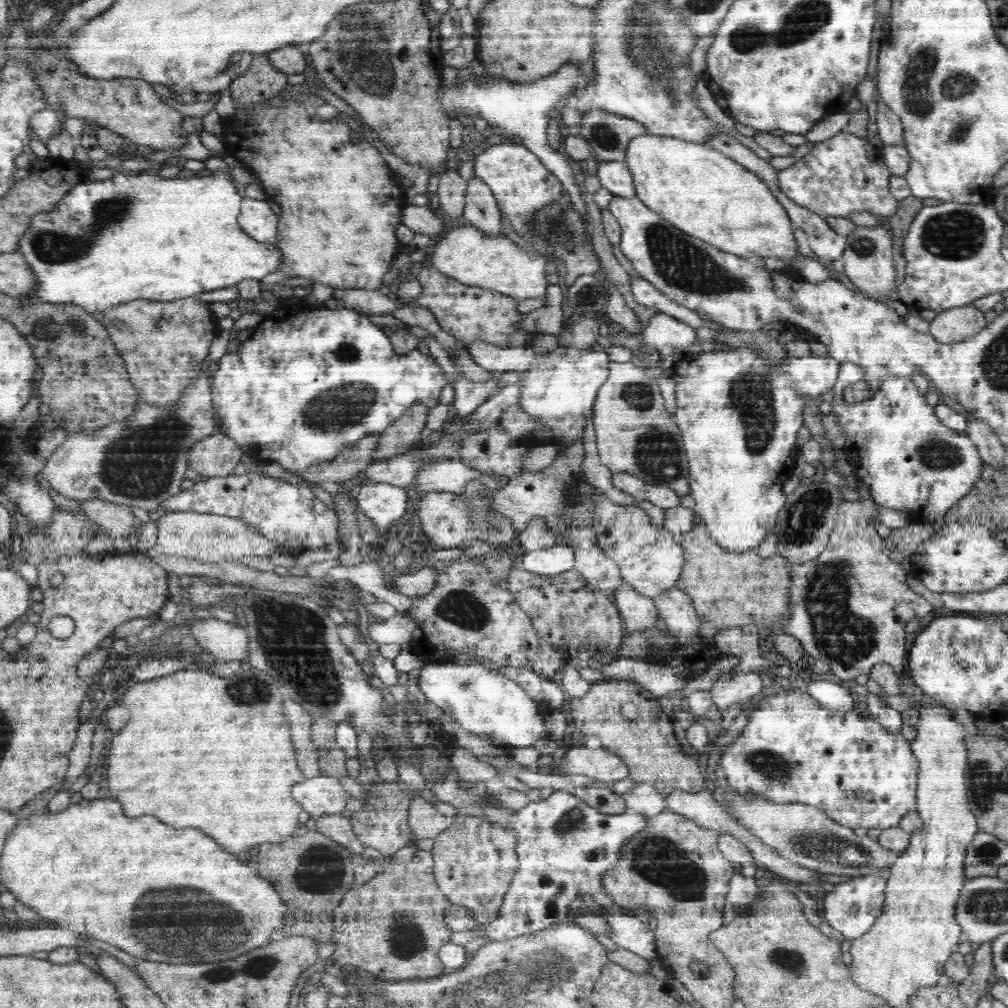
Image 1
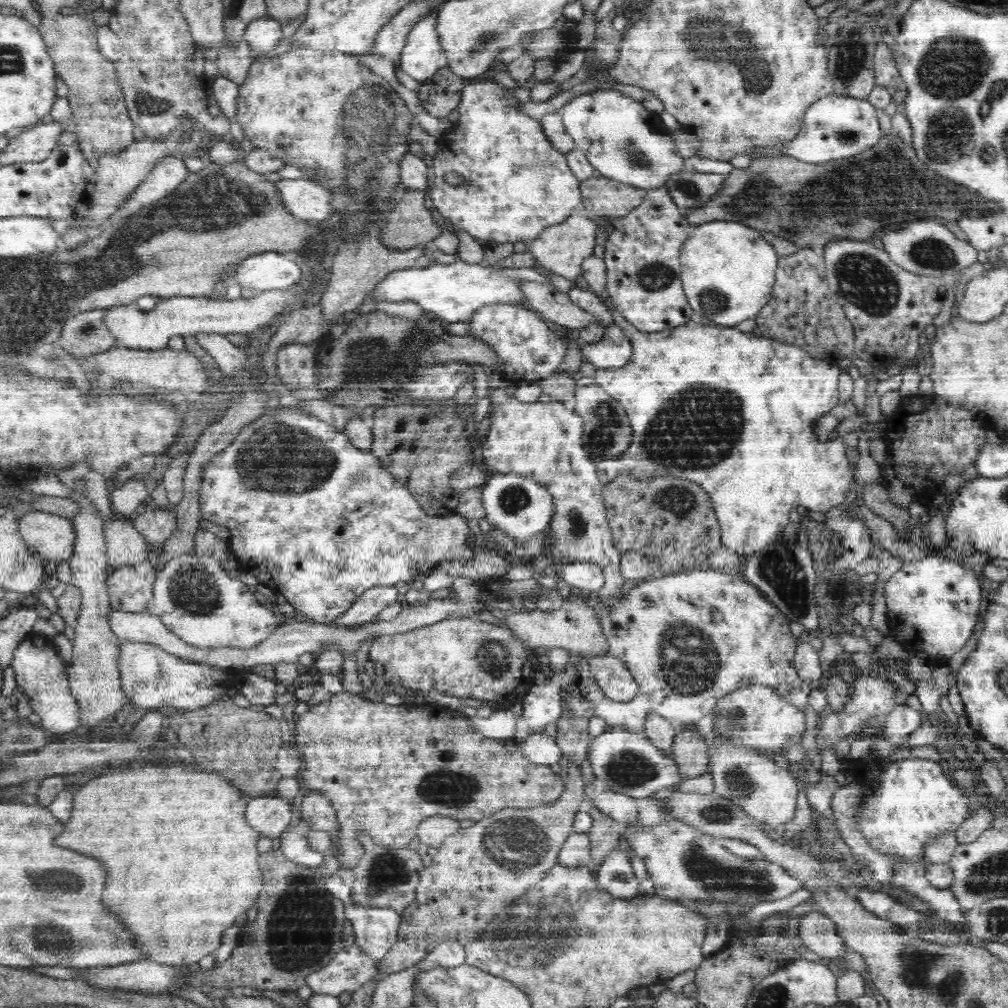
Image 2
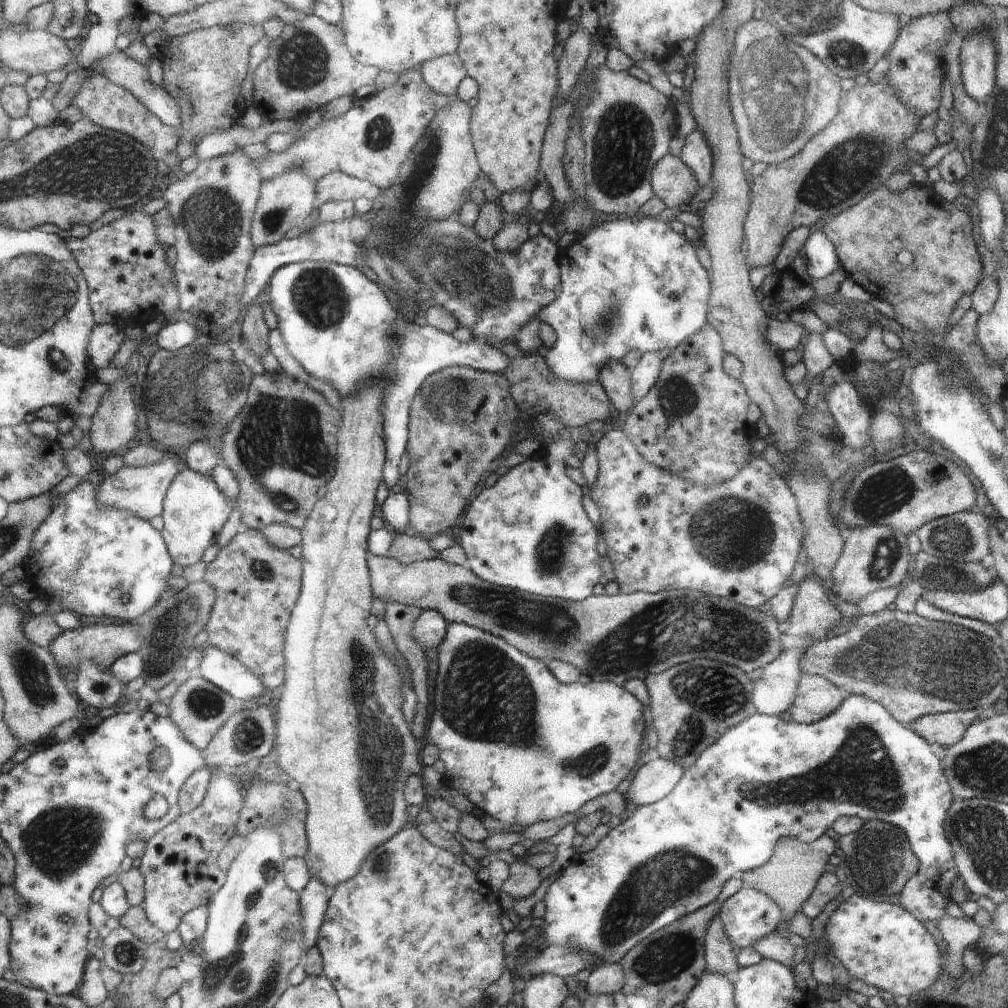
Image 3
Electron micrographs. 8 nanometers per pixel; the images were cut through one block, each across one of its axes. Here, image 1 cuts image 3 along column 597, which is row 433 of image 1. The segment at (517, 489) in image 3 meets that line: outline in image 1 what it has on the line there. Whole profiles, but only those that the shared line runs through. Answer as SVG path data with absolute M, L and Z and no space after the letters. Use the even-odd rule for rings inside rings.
M485 339L474 340L468 351L476 364L495 375L520 372L518 410L536 424L532 432L525 434L524 442L555 446L557 456L560 456L570 450L576 440L580 440L584 454L590 454L590 450L586 450L586 430L594 426L593 408L598 390L609 380L610 358L606 351L559 347L553 352L536 353L530 347L498 348Z

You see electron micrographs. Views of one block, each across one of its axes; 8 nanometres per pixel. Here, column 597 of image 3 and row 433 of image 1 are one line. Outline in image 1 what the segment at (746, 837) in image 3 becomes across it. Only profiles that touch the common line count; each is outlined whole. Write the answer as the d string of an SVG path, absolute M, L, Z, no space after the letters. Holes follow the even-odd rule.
M842 362L840 363L840 370L838 372L837 384L833 386L830 395L830 402L832 410L830 412L836 415L840 427L844 429L845 432L845 444L842 448L846 457L852 462L855 468L856 476L861 478L863 484L867 484L868 492L870 492L871 499L878 505L883 507L890 507L894 510L899 510L900 512L905 512L908 517L911 518L911 522L924 522L924 524L933 523L934 520L944 519L946 512L956 504L957 501L961 501L972 488L974 484L980 480L980 474L982 474L982 464L984 463L981 459L979 450L976 445L970 440L970 437L964 433L959 433L944 424L936 416L935 407L930 407L926 403L925 395L920 393L912 380L910 378L898 378L898 377L888 377L884 381L880 382L879 389L876 393L870 397L862 400L861 402L854 402L853 404L848 404L844 400L844 390L850 388L852 384L856 384L859 380L865 377L864 369L861 366L855 365L853 362Z

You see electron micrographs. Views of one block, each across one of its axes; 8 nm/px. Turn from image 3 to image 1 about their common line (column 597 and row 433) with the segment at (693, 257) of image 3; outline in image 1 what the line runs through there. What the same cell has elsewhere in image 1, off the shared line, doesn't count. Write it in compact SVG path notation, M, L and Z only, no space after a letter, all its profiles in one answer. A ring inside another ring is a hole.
M291 304L289 307L272 312L271 317L266 319L254 331L249 339L240 343L240 348L235 354L227 353L214 364L212 374L213 383L210 392L213 397L213 407L217 420L222 420L220 432L228 435L236 441L242 451L252 460L257 462L278 462L286 471L295 474L302 469L308 468L317 463L332 461L337 454L354 446L361 438L377 436L379 433L388 429L394 421L405 413L412 405L424 405L427 409L434 408L439 403L442 389L448 385L444 377L441 366L437 363L434 355L418 354L418 349L414 352L401 354L396 351L382 327L374 325L368 316L357 313L350 309L330 310L320 307L315 310L304 310L298 304Z

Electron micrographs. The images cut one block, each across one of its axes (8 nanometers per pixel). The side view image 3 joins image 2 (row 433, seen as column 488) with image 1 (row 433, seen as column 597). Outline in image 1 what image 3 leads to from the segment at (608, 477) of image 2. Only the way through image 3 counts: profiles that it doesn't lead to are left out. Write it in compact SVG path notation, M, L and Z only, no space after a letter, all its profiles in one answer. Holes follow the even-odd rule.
M734 348L734 350L716 350L716 352L698 352L698 356L688 364L688 368L682 368L684 370L682 374L673 372L674 380L676 380L676 412L674 414L675 423L680 429L681 437L686 449L686 456L689 466L689 483L690 494L694 498L695 510L701 517L701 521L708 529L711 536L714 538L718 546L727 550L728 553L743 554L750 550L756 549L765 538L769 536L770 530L775 530L776 518L778 513L784 508L787 500L787 496L782 491L782 484L784 484L784 476L774 476L774 474L788 474L793 472L794 460L792 456L796 456L799 452L799 446L797 444L798 430L802 428L804 424L804 417L802 417L802 408L806 402L810 400L818 400L820 394L832 390L833 386L837 384L838 372L840 370L840 363L830 356L806 356L804 358L796 358L795 356L788 356L788 364L784 362L782 368L774 368L770 372L770 362L767 359L762 359L756 355L754 350L750 348Z

